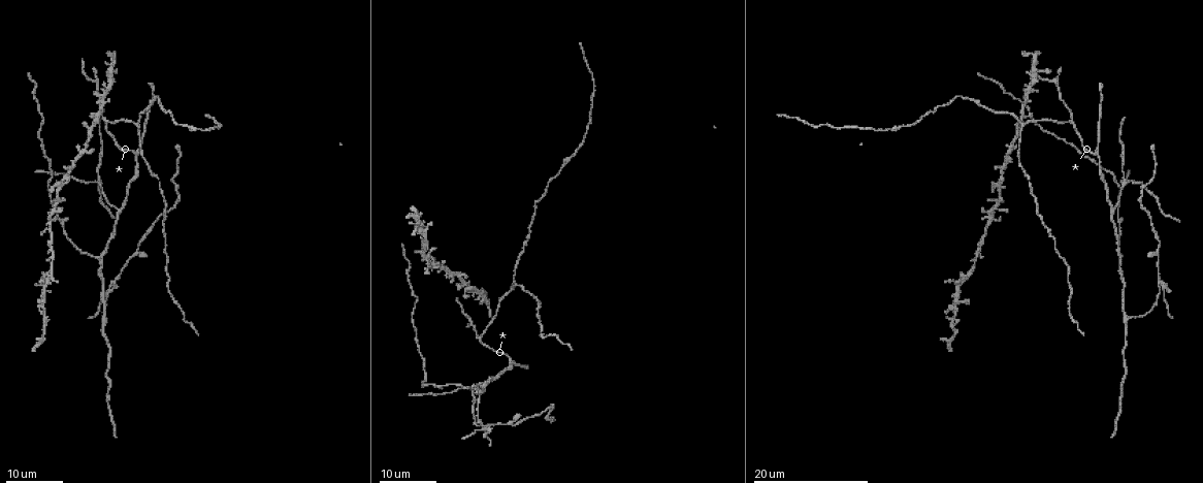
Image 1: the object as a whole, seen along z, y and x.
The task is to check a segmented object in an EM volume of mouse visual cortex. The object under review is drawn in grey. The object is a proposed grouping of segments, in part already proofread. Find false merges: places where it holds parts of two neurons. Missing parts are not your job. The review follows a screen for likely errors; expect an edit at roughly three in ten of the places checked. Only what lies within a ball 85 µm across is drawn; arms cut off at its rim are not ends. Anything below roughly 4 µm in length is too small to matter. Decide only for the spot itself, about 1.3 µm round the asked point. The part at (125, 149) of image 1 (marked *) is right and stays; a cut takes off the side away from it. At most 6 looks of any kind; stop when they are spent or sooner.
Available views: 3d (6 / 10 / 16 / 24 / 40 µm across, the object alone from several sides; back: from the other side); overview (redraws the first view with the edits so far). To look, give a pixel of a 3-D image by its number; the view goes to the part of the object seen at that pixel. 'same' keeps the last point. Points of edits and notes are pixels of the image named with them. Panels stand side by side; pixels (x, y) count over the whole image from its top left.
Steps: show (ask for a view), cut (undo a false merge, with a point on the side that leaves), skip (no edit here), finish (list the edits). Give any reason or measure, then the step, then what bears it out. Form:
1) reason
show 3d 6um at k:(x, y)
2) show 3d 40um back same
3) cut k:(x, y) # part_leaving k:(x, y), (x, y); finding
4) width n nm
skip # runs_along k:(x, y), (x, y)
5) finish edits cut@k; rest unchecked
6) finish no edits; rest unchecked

calibre changes
show 3d 24um at 1:(115, 277)

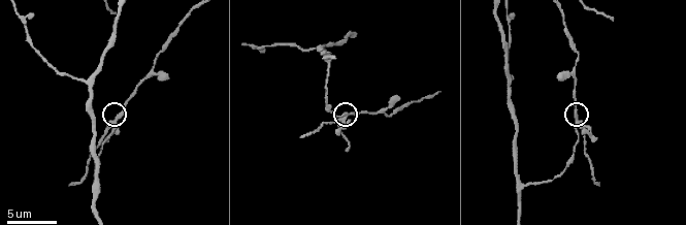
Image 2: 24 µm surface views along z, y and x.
zoom in
show 3d 6um at 2:(117, 119)

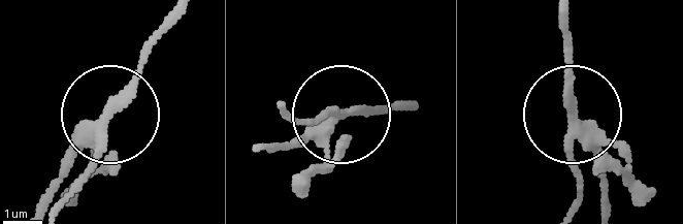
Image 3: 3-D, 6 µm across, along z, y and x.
cut 3:(116, 156) # part_leaving 3:(112, 107), (47, 212); a second neuron is stuck on

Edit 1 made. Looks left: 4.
show overview

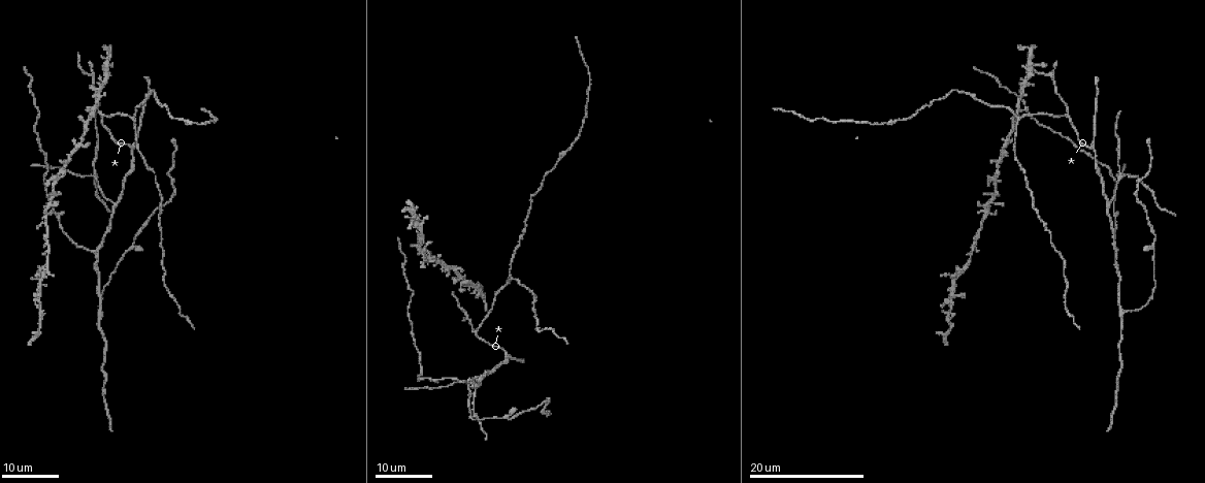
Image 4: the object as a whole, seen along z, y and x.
small branch off a trunk
show 3d 24um at 4:(1107, 203)

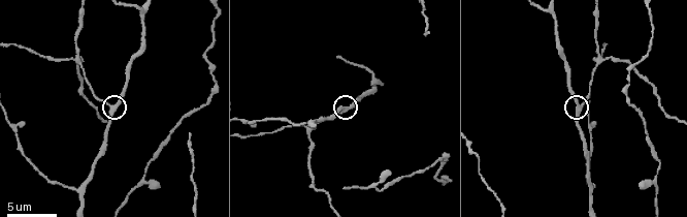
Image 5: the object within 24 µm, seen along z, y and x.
show 3d 10um at 5:(343, 110)

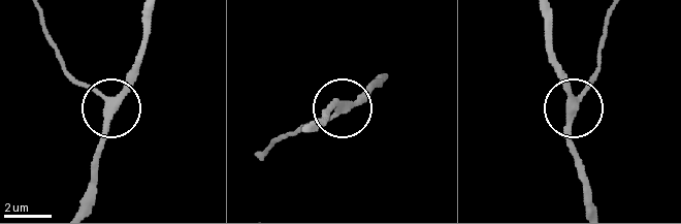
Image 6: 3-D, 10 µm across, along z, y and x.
side_arm 22 um
skip # runs_along 6:(547, 10), (547, 34), (569, 103), (586, 89), (601, 60); continuous, no second neuron

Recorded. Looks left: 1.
branch point
show 3d 16um at 5:(79, 191)

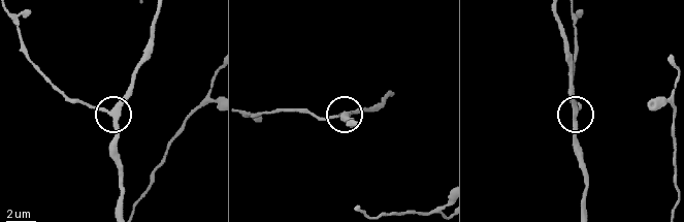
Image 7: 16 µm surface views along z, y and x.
arms 3
skip # all the same neuron

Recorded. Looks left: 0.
finish edits cut@3; rest unchecked

